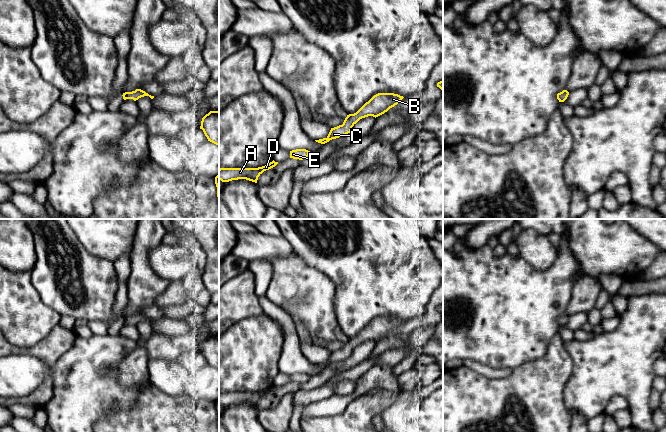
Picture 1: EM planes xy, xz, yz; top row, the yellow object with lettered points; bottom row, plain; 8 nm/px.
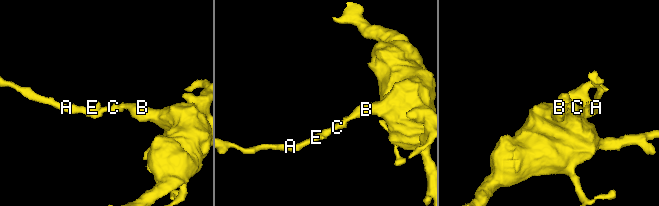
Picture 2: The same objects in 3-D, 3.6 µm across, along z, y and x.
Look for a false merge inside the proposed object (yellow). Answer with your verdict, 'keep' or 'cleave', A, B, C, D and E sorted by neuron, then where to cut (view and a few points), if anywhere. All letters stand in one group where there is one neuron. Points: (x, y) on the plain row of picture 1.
keep | A B C D E | no cut

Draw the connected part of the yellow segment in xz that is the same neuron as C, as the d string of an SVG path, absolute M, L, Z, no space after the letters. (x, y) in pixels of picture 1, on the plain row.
M378 317L366 326L356 337L347 339L342 349L331 352L326 362L315 365L325 368L332 363L342 361L350 357L352 351L360 343L368 340L373 340L376 342L397 329L403 322L403 320L394 317Z

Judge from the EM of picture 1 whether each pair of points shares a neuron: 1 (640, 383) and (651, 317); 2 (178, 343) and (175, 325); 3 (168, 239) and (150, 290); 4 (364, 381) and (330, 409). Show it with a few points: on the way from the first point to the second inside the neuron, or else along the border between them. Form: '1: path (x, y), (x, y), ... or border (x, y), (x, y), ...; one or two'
1: path (640, 367), (640, 339), (645, 333); one
2: border (192, 328), (180, 335), (154, 333); two
3: border (166, 231), (161, 242); two
4: path (358, 390), (350, 398), (339, 403); one

